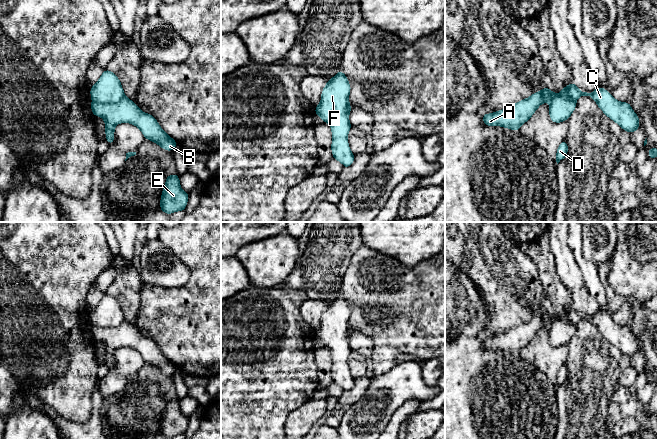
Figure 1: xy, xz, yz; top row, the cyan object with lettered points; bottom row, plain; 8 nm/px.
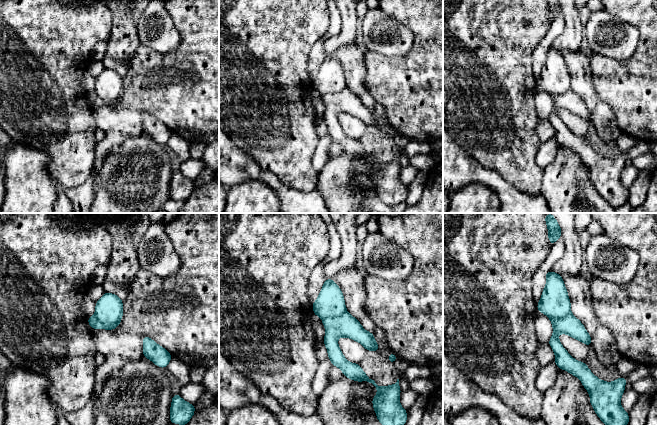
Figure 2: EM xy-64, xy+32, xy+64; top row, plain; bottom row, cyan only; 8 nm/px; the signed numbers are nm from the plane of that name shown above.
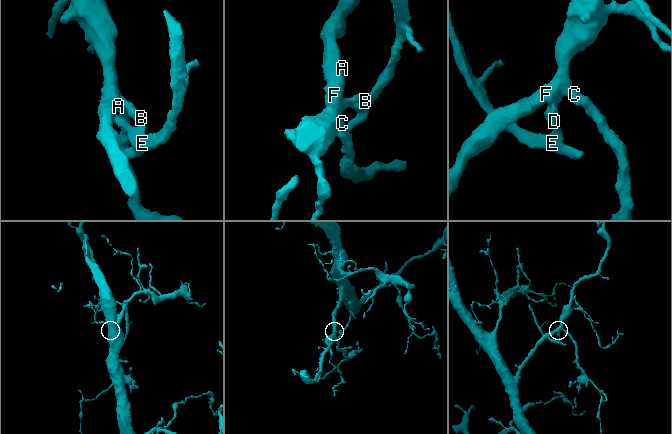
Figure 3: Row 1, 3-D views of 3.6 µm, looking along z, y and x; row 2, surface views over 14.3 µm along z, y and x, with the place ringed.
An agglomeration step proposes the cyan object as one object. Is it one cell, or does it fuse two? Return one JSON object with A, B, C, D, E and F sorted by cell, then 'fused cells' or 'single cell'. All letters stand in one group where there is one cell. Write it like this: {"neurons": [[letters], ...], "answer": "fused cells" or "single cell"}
{"neurons": [["A", "C", "F"], ["B", "D", "E"]], "answer": "fused cells"}

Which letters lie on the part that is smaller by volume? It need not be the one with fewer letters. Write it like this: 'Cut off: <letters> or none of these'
Cut off: B, D, E

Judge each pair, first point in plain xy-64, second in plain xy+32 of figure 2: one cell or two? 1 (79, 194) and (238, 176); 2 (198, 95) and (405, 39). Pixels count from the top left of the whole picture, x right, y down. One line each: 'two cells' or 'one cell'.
1: one cell
2: two cells

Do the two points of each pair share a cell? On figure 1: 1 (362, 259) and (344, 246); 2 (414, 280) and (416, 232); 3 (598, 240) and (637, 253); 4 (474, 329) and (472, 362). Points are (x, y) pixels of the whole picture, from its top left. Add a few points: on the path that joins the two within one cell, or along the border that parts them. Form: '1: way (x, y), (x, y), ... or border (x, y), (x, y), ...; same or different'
1: border (362, 245), (352, 256), (344, 274); different
2: border (393, 257), (409, 267), (434, 259); different
3: border (617, 232), (617, 243), (606, 264); different
4: border (455, 336), (466, 335), (482, 338); different

